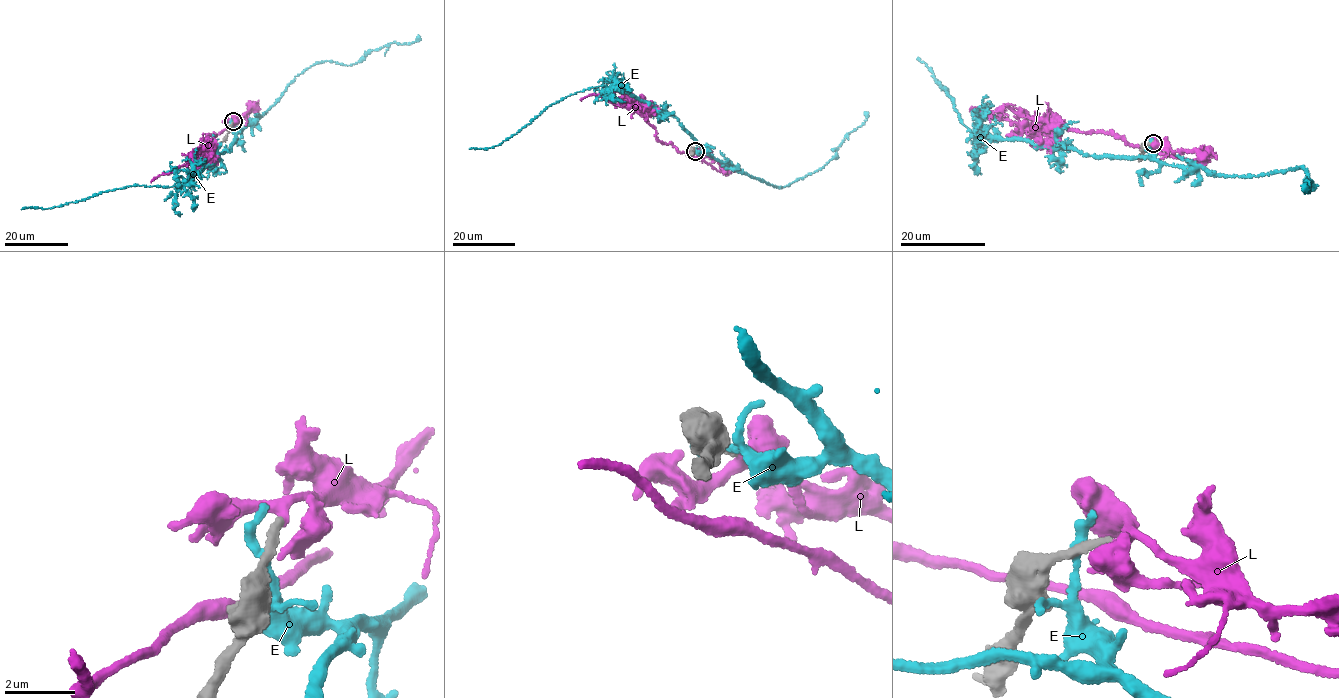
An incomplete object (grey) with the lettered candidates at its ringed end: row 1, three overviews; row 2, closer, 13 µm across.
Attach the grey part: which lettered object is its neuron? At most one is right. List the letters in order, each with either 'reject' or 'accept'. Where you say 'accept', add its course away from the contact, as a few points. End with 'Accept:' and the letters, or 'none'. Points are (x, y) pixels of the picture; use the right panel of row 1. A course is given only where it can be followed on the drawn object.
E: reject
L: accept; it runs (1153, 143), (1197, 151), (1204, 159), (1163, 154), (1128, 144), (1113, 132), (1056, 132), (969, 110)
Accept: L

